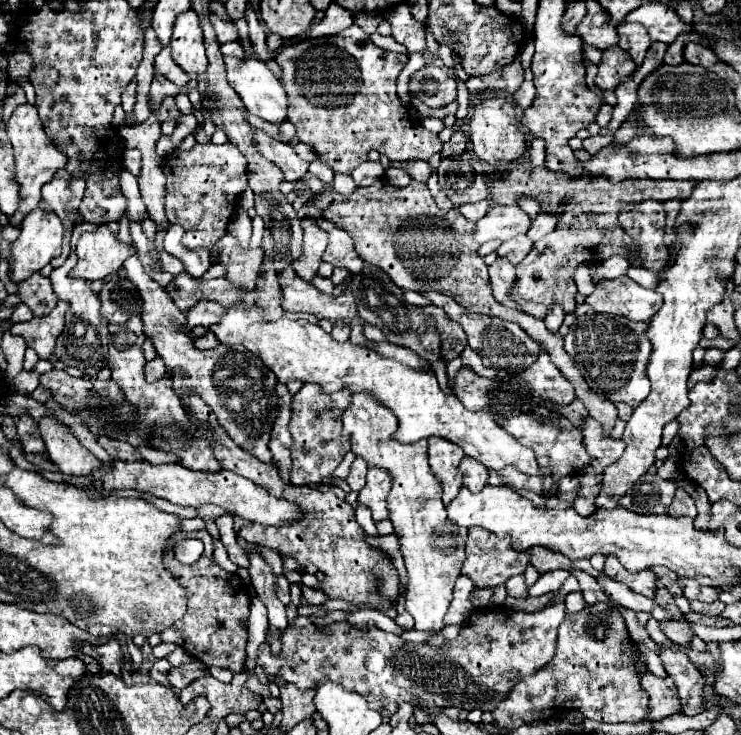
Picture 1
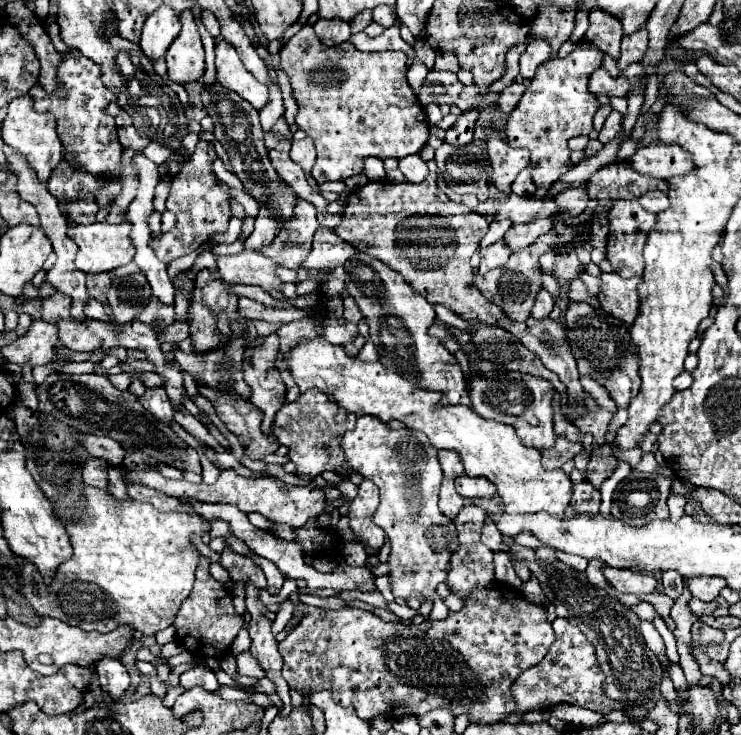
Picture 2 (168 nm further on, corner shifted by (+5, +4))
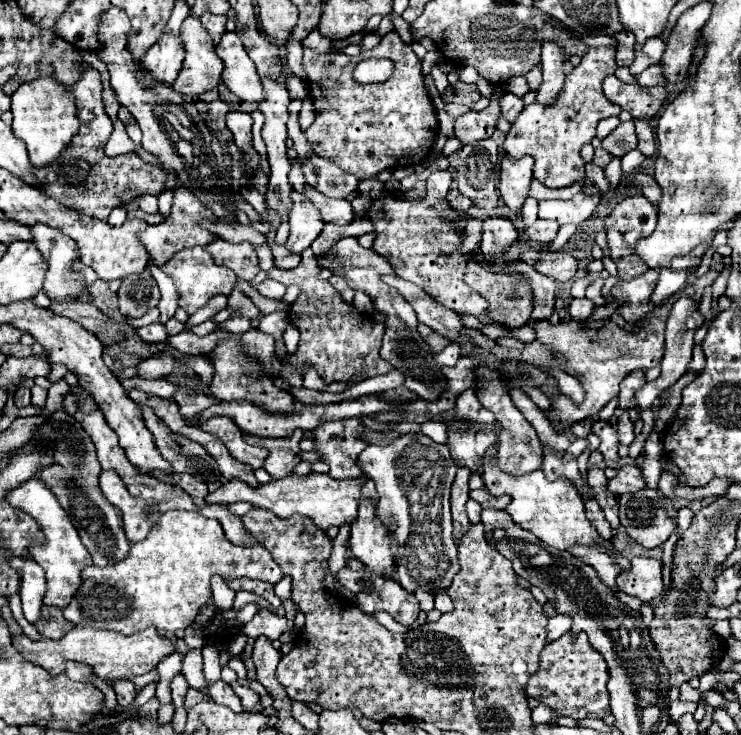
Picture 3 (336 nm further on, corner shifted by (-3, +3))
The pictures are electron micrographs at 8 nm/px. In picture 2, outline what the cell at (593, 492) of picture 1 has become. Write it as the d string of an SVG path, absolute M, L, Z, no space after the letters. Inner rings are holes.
M590 481L576 483L570 505L574 507L576 513L598 513L600 491Z

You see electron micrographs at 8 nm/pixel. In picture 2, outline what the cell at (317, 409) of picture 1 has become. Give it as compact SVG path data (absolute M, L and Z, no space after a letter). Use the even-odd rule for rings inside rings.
M312 389L302 393L296 401L286 403L274 419L272 433L280 441L280 445L286 445L290 461L296 465L296 477L298 479L314 479L316 475L324 471L338 471L344 461L342 451L342 439L340 435L348 429L354 429L357 417L340 409L334 401L328 399L328 395L320 389Z

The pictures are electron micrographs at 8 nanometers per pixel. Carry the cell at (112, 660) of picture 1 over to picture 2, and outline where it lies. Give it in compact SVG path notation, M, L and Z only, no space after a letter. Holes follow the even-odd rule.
M102 657L100 661L94 663L94 669L98 673L102 689L112 699L120 699L124 695L124 691L130 687L130 675L128 675L128 671L120 659Z

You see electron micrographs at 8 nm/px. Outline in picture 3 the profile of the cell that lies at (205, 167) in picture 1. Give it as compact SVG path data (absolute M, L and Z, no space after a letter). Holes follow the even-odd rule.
M176 188L174 190L174 206L172 206L172 212L168 216L168 220L164 220L162 224L149 225L144 231L138 234L138 240L140 244L146 248L150 260L156 264L156 266L164 266L176 252L180 252L180 248L192 248L192 246L204 246L212 240L216 240L218 236L214 236L212 232L204 230L198 226L198 220L202 218L216 218L212 214L210 208L202 206L198 202L198 198L188 192L188 188Z

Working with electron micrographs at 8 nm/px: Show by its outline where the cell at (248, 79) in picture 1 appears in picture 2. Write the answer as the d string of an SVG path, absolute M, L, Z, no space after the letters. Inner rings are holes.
M222 41L216 45L216 71L218 83L236 91L254 109L262 109L270 101L270 91L242 65L236 49Z

